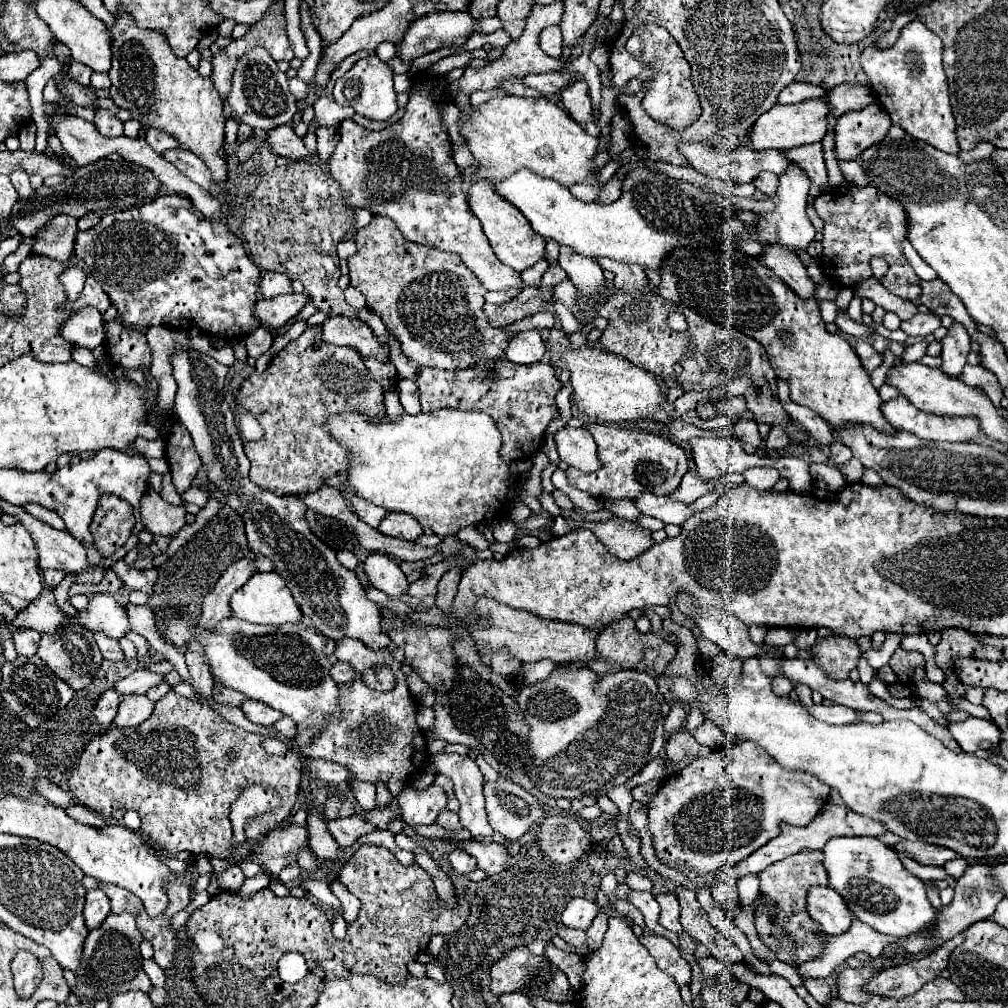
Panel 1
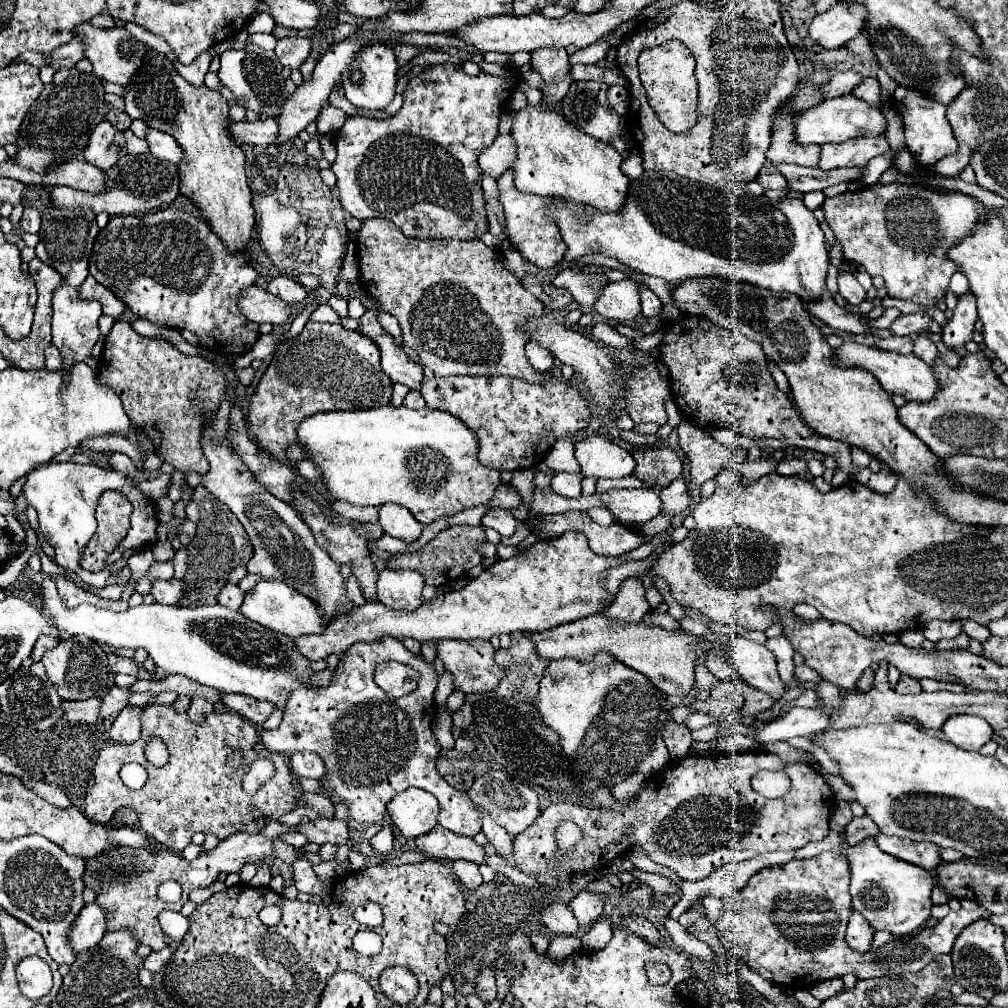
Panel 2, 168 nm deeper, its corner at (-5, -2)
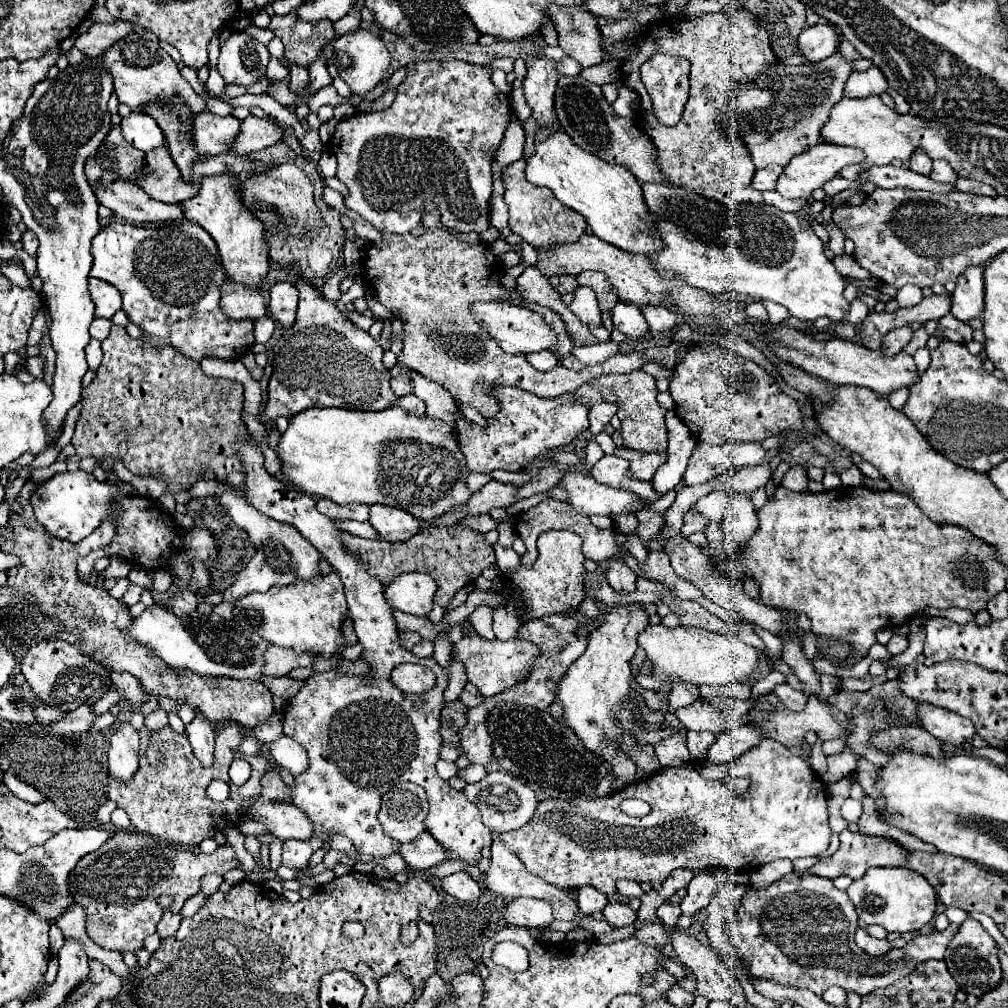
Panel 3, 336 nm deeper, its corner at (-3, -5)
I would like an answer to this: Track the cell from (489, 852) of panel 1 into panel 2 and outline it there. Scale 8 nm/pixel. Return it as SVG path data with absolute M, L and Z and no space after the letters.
M435 826L429 834L423 834L415 840L417 850L423 852L427 858L463 858L475 864L485 864L487 854L485 848L475 844L469 836L457 836L441 826Z

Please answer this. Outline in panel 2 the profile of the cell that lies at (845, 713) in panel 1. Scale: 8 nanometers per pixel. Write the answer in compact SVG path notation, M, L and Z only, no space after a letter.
M793 706L783 718L769 722L765 728L755 732L757 742L777 742L795 736L811 736L819 730L825 730L831 724L831 718L821 708L799 708Z

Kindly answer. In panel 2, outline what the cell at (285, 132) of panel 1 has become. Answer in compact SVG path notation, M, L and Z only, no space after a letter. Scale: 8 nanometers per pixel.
M273 118L255 120L255 122L237 122L229 124L229 132L239 144L253 144L253 146L271 146L277 142L277 122Z

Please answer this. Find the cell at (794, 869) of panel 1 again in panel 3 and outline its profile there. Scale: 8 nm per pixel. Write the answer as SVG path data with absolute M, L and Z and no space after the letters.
M795 873L785 875L765 889L747 889L737 915L725 925L725 933L733 947L747 959L753 977L809 989L815 995L823 995L829 987L839 985L861 997L903 979L921 961L943 959L957 929L959 925L951 923L945 931L911 939L903 949L891 949L883 957L871 957L853 941L855 907L847 893L839 891L829 879L817 875L799 877Z

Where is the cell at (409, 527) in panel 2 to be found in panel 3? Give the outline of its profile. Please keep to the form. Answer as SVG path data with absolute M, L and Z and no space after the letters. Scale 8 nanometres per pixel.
M371 505L369 523L385 541L407 541L421 529L419 519L415 519L411 513L403 509L389 505Z

